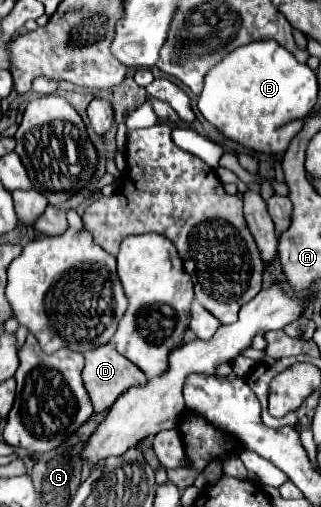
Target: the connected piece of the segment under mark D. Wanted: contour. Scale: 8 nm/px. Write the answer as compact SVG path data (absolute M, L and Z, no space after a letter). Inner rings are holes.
M109 341L105 345L99 345L97 349L85 353L85 369L83 369L83 383L85 383L85 389L93 401L93 407L95 407L95 413L101 413L105 409L109 409L115 399L125 393L129 387L135 387L135 385L143 385L147 381L145 373L133 365L129 359L125 359L123 355L117 353L115 345Z

